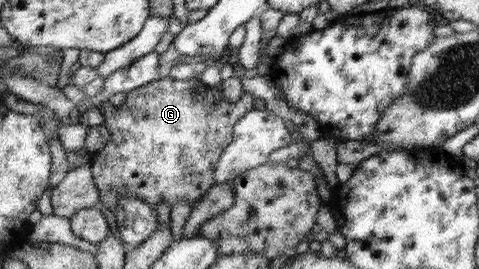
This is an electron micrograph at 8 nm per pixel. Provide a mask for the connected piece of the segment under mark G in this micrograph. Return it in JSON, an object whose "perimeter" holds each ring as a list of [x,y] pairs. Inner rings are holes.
{"perimeter":[[[170,76],[165,78],[159,78],[151,81],[151,83],[146,83],[137,89],[132,89],[125,99],[125,104],[121,107],[115,107],[105,101],[99,106],[99,110],[102,111],[104,117],[104,124],[106,128],[110,131],[111,139],[103,146],[101,149],[98,149],[97,156],[93,159],[92,166],[92,176],[95,178],[97,189],[100,190],[100,201],[102,201],[109,211],[114,211],[118,207],[118,203],[124,199],[124,197],[140,197],[151,209],[155,209],[154,205],[156,203],[166,203],[172,208],[175,203],[179,201],[187,201],[192,207],[196,203],[200,203],[206,193],[210,191],[210,188],[214,186],[214,173],[216,173],[216,164],[220,161],[220,157],[224,150],[227,149],[227,141],[232,143],[234,140],[235,127],[238,121],[244,117],[244,115],[254,109],[255,97],[251,93],[243,92],[241,99],[237,103],[227,103],[225,99],[221,99],[221,87],[213,88],[207,87],[199,79],[190,79],[189,81],[181,81],[179,79],[173,79]]]}

